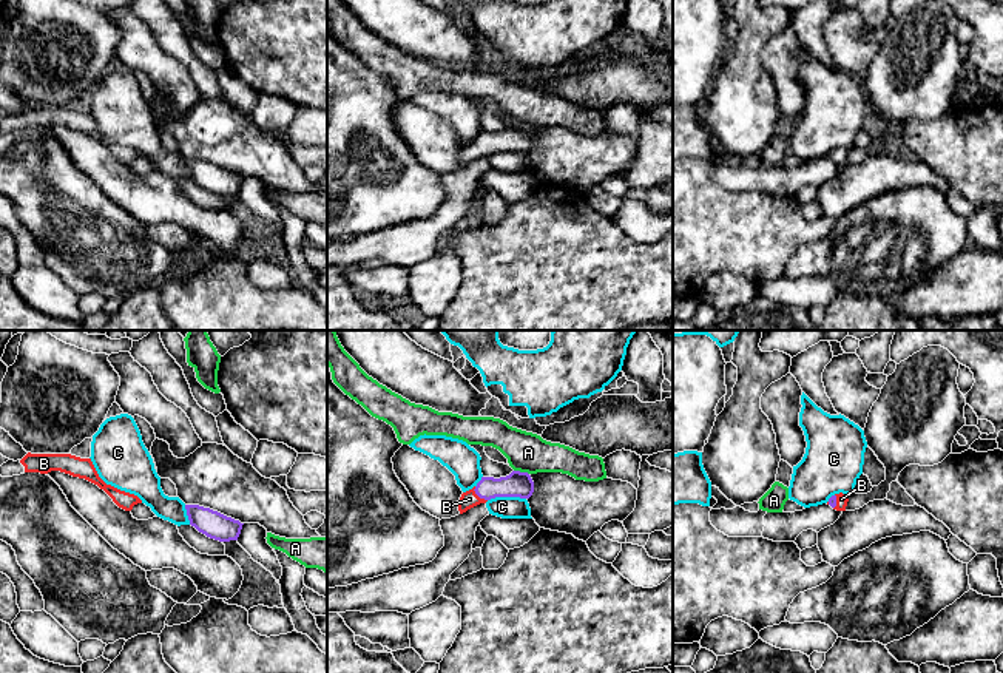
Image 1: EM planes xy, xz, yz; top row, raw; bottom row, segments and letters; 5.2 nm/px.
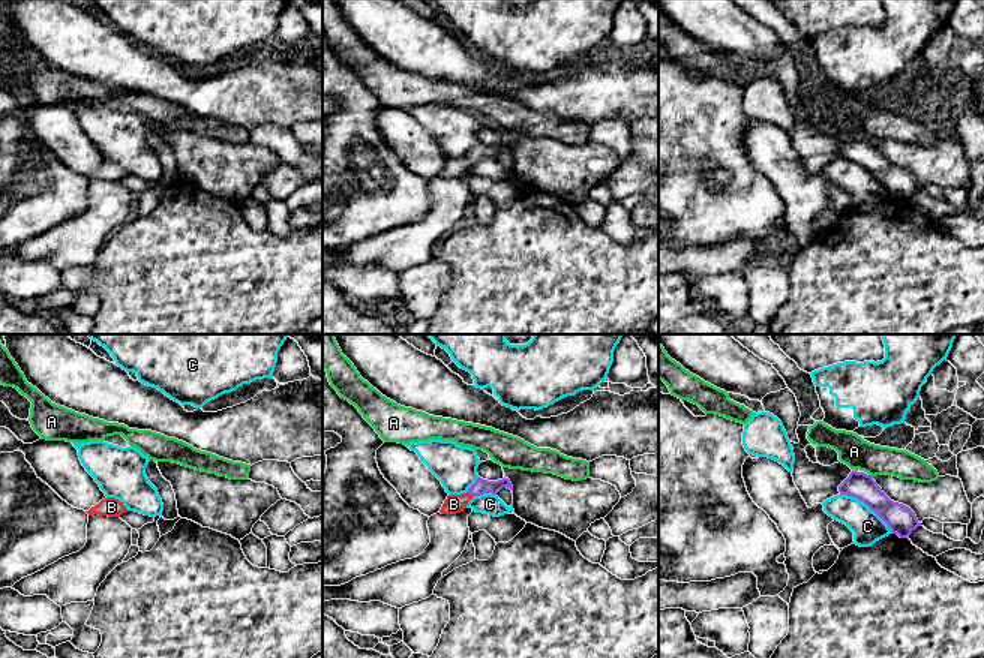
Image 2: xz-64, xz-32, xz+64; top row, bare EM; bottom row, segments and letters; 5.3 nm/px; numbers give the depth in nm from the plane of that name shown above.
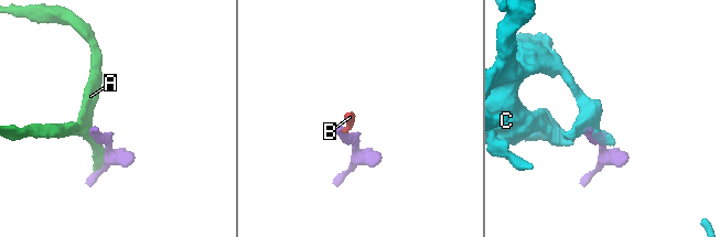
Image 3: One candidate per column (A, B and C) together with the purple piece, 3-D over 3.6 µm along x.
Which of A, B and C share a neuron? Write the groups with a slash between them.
A / B / C

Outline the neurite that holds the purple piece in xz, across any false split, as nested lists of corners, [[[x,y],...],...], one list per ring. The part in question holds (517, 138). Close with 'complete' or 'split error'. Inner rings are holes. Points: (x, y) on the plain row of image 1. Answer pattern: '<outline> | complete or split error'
[[[512,125],[509,130],[500,133],[481,131],[472,144],[461,148],[458,165],[463,168],[468,164],[495,151],[529,153],[532,147],[534,136],[528,127]]] | split error

